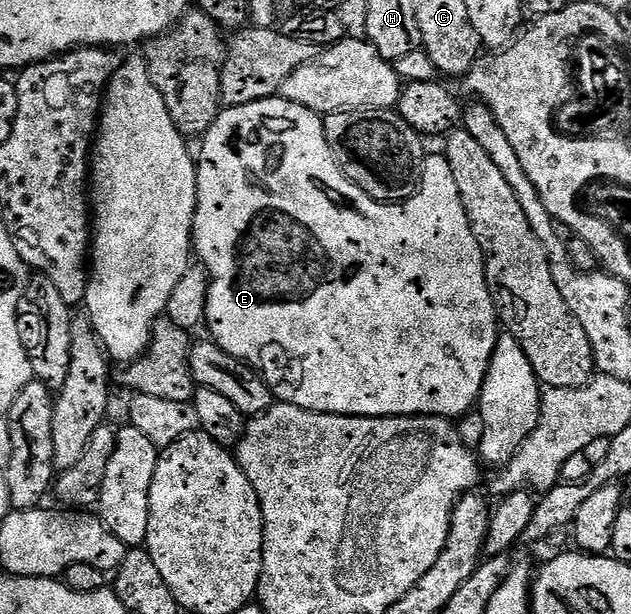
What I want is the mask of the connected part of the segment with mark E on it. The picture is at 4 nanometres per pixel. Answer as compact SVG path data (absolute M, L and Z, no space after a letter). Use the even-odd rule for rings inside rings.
M279 95L255 103L247 103L243 106L230 105L222 108L221 113L215 119L215 123L211 123L211 127L203 135L201 143L201 157L199 153L199 160L196 162L197 210L193 216L193 248L196 256L201 256L198 257L200 264L204 265L205 270L209 273L209 294L207 295L207 307L205 308L205 325L207 330L209 329L208 336L216 341L219 347L223 347L223 351L227 351L227 355L231 355L240 361L247 361L254 366L269 384L269 390L278 402L287 405L298 405L304 409L314 409L320 413L334 413L344 417L448 417L450 419L460 419L478 404L481 388L488 373L488 365L491 363L492 352L495 351L499 336L499 318L497 305L494 303L491 291L487 287L485 256L481 254L479 243L471 231L471 223L467 219L467 211L463 207L459 187L453 185L451 163L447 163L444 159L430 160L421 176L421 186L417 189L417 193L411 195L405 201L376 201L371 195L367 195L362 191L358 185L351 183L351 179L347 179L347 175L339 167L339 163L327 143L322 114L311 111L307 107L299 107L299 103L285 101ZM221 153L229 153L229 161L221 161Z

